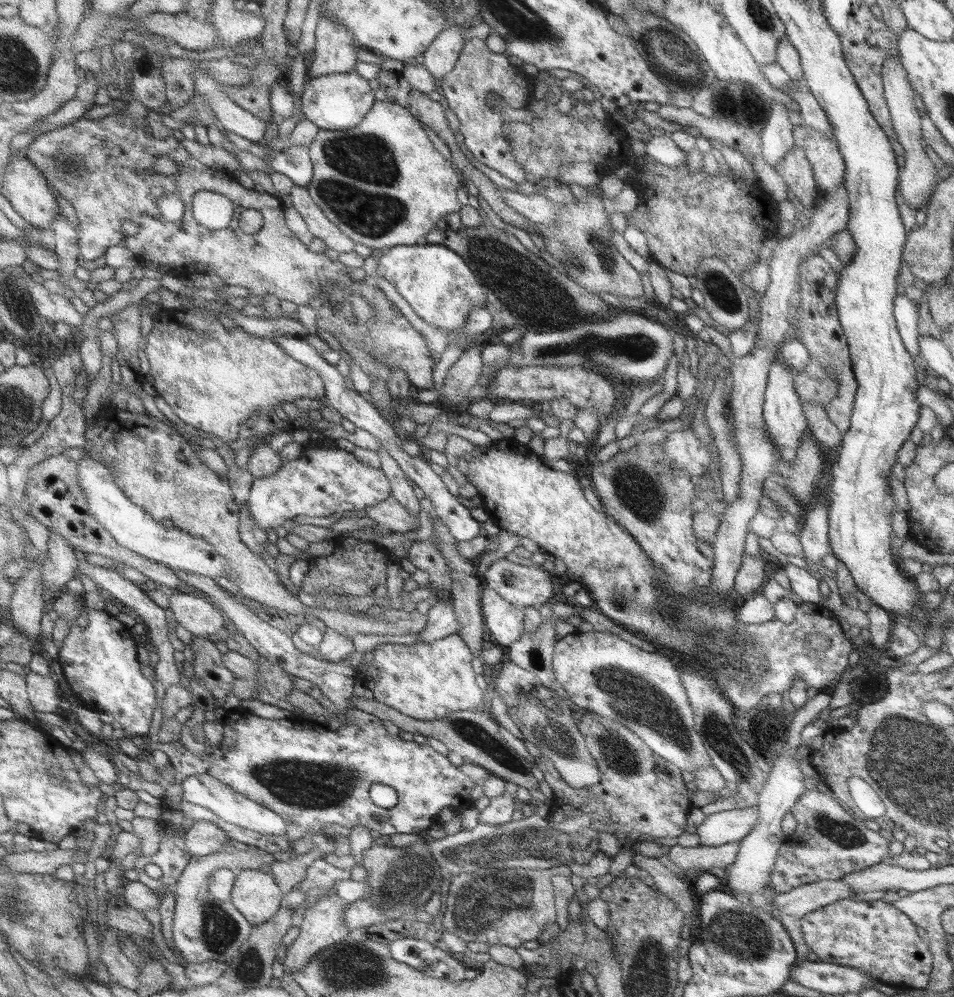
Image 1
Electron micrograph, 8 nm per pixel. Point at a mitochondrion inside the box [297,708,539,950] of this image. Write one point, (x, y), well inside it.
(410, 877)

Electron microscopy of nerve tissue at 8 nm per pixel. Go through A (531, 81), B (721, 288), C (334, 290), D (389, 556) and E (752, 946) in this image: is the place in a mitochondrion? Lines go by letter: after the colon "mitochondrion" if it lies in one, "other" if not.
A: other
B: mitochondrion
C: mitochondrion
D: other
E: mitochondrion

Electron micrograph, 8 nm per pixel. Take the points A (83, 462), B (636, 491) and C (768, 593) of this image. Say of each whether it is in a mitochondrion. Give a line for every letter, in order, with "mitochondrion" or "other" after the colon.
A: other
B: mitochondrion
C: other

